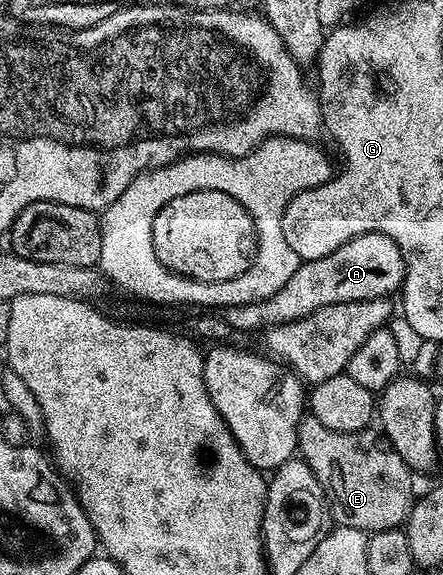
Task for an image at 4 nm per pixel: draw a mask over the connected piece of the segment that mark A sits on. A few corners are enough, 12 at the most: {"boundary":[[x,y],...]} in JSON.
{"boundary":[[383,233],[300,262],[273,297],[221,314],[232,332],[394,296],[407,265]]}

